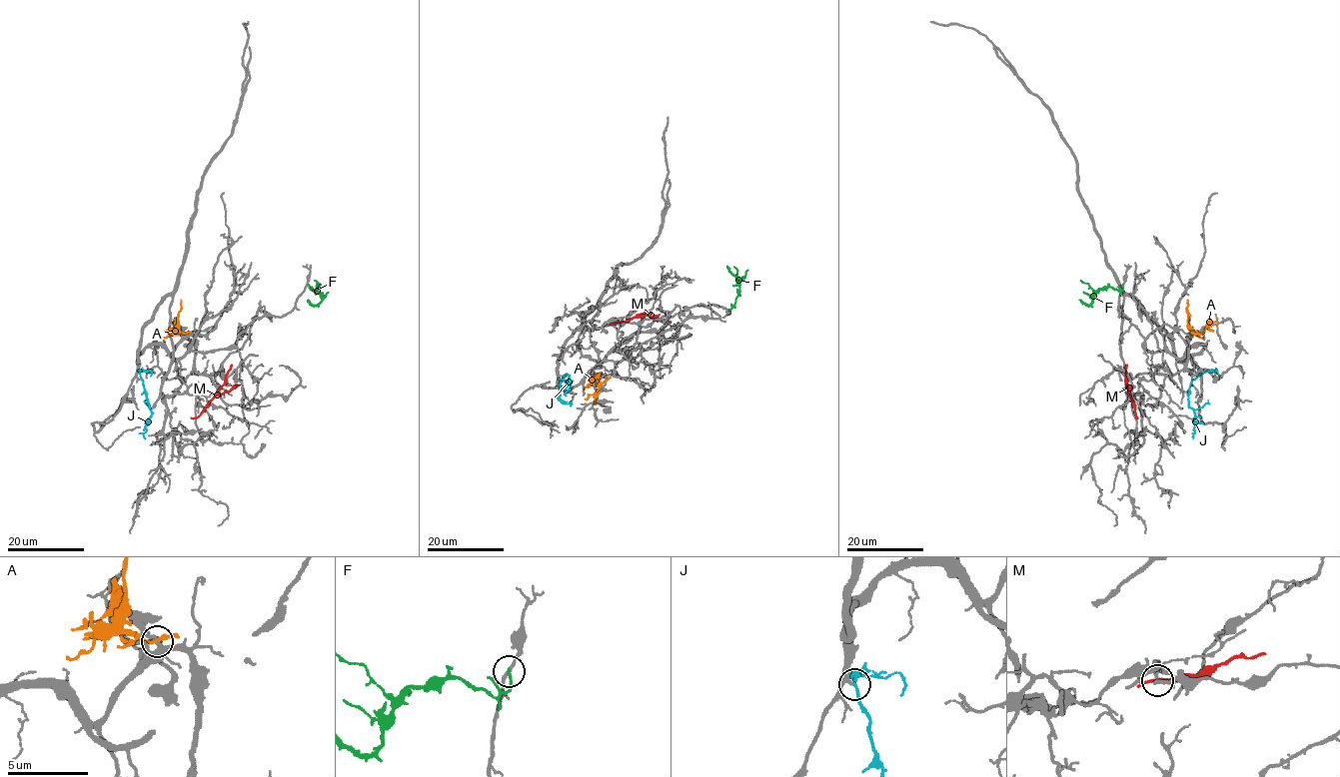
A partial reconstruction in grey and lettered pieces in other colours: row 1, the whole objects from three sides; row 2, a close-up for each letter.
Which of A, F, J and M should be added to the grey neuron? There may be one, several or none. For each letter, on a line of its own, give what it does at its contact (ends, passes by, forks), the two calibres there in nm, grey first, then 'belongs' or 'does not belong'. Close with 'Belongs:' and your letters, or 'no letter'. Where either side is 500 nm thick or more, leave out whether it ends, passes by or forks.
A: it passes by; calibres 220 and 200 nm; does not belong
F: it ends; calibres 150 and 150 nm; does not belong
J: it passes by; calibres 180 and 150 nm; belongs
M: it passes by; calibres 180 and 160 nm; does not belong
Belongs: J

